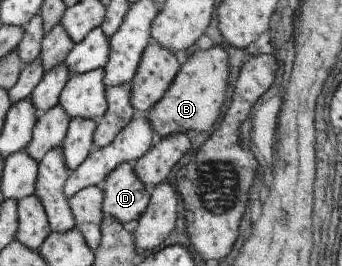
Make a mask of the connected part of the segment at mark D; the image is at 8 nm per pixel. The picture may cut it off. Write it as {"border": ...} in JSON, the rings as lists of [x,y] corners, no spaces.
{"border":[[[132,164],[116,166],[102,181],[100,188],[103,193],[103,215],[113,217],[121,224],[137,220],[146,209],[150,190],[132,172]]]}

